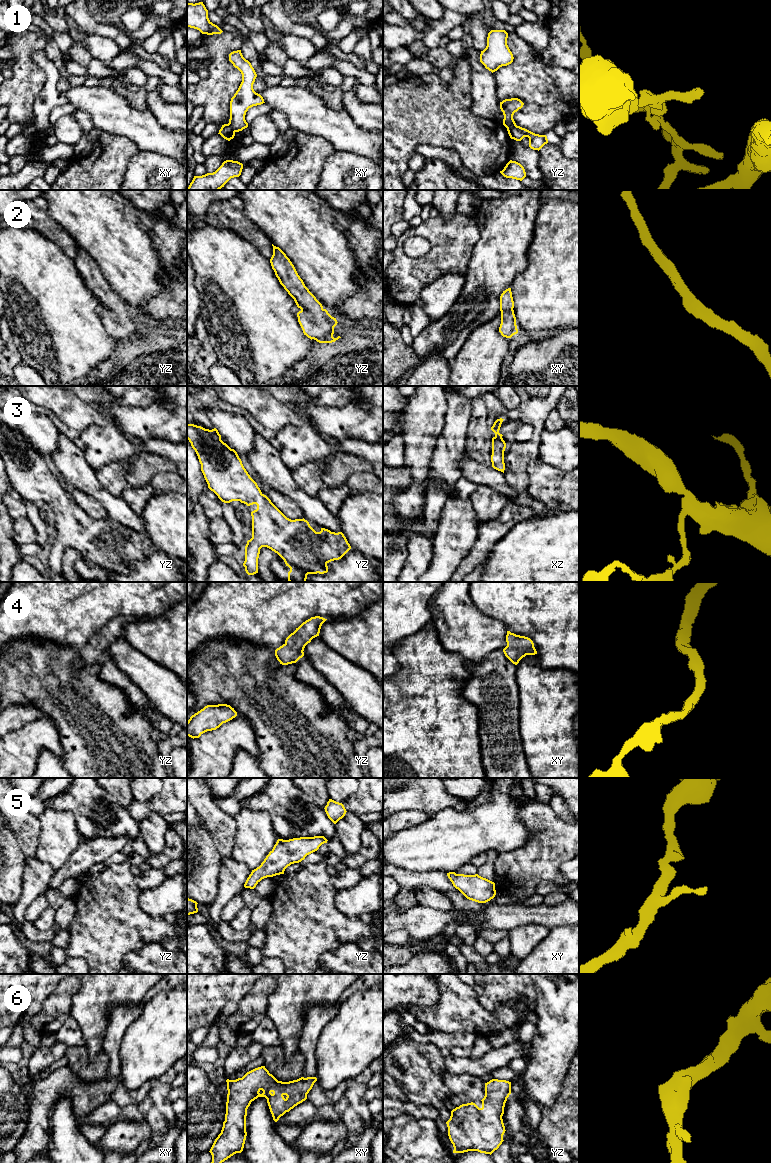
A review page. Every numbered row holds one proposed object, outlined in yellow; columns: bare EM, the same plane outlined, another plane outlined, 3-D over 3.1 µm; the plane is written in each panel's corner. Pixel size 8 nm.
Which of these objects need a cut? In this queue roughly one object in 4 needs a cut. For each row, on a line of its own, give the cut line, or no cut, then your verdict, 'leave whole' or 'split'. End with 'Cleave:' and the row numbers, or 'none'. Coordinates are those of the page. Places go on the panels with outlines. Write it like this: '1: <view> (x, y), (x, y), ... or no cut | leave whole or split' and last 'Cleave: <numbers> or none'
1: yz (516, 125), (507, 129) | split
2: no cut | leave whole
3: no cut | leave whole
4: no cut | leave whole
5: no cut | leave whole
6: no cut | leave whole
Cleave: 1

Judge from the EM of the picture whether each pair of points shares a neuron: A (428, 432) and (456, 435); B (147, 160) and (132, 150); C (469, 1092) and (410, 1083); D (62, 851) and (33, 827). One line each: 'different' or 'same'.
A: different
B: different
C: same
D: different

